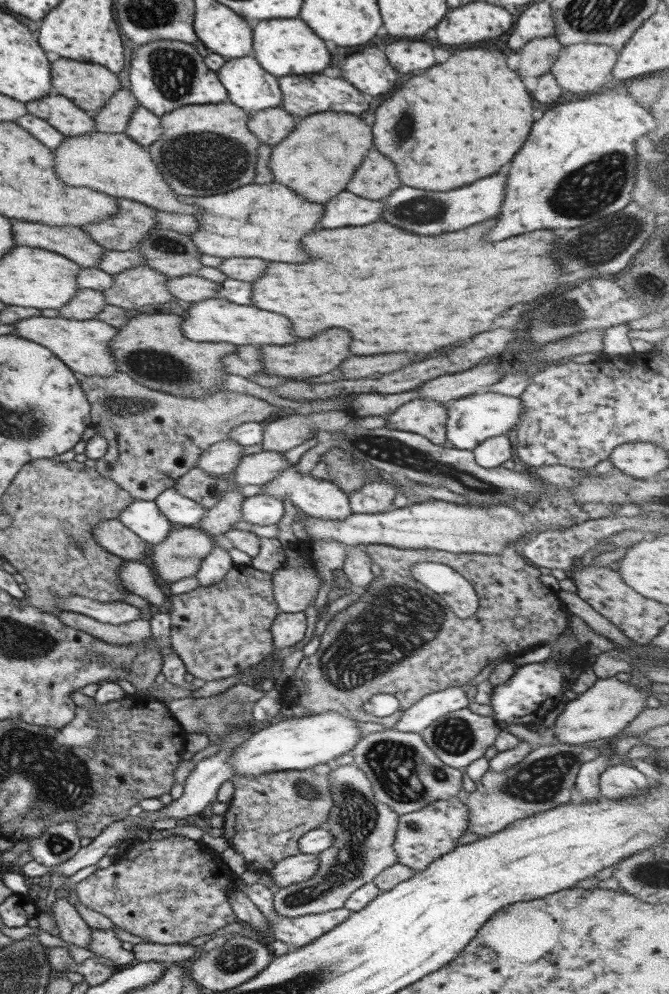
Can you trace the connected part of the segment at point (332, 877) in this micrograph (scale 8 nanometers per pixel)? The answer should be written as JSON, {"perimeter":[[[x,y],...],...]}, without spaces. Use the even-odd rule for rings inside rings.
{"perimeter":[[[352,763],[329,766],[327,780],[333,806],[320,828],[331,833],[333,842],[329,848],[317,854],[319,866],[309,880],[274,891],[273,910],[287,918],[321,914],[343,907],[345,899],[354,890],[372,882],[373,877],[397,862],[393,841],[398,815],[383,802],[375,800],[375,794],[371,792],[371,782],[363,774],[363,770]]]}

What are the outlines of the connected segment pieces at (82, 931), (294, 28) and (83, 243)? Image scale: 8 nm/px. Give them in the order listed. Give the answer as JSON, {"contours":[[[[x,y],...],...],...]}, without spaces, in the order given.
{"contours":[[[[56,893],[51,904],[52,916],[59,930],[59,939],[74,944],[82,951],[90,951],[90,927],[77,914],[74,905],[69,904],[63,893]]],[[[279,18],[257,22],[253,28],[252,57],[275,77],[320,73],[329,64],[329,54],[321,42],[299,18]]],[[[9,218],[15,244],[48,250],[71,260],[80,267],[95,267],[105,248],[93,242],[93,238],[80,227],[69,225],[49,226]]]]}

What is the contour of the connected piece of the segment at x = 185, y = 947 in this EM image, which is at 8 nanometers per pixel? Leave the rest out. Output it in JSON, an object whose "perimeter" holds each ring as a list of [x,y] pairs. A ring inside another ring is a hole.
{"perimeter":[[[138,943],[133,944],[132,954],[137,963],[141,962],[165,962],[179,963],[194,959],[200,952],[199,947],[193,947],[187,943],[155,944]]]}

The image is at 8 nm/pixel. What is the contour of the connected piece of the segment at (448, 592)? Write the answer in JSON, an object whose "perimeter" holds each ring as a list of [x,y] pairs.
{"perimeter":[[[416,562],[411,565],[410,575],[437,594],[451,608],[456,618],[467,619],[480,606],[473,586],[451,566],[436,562]]]}

